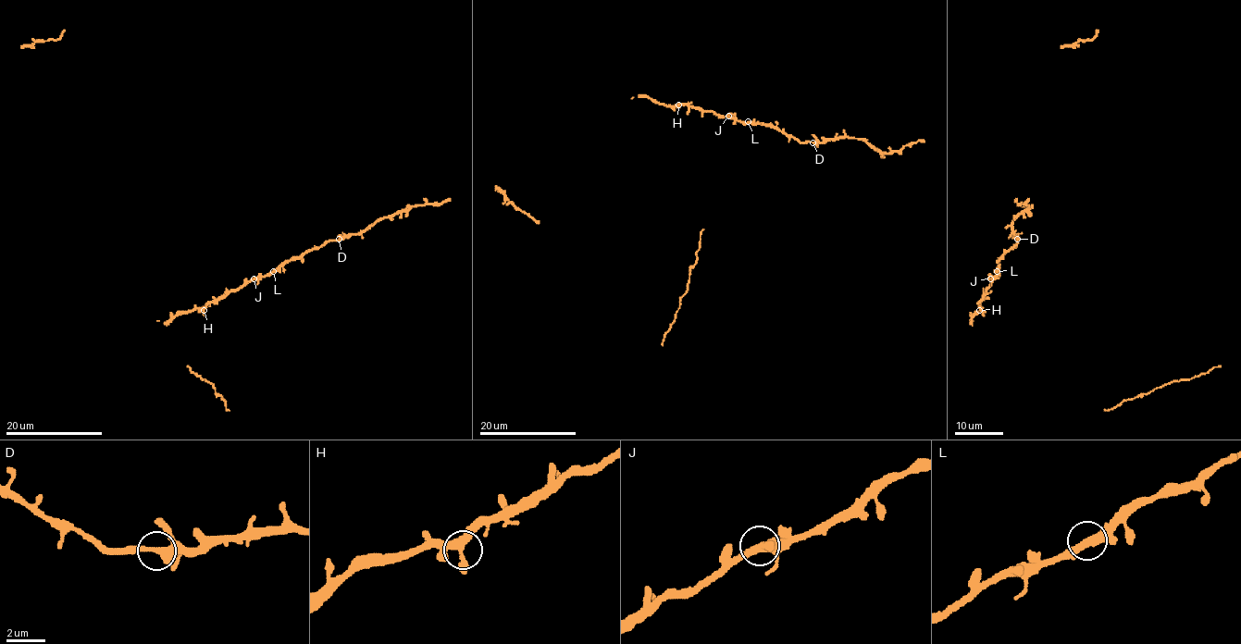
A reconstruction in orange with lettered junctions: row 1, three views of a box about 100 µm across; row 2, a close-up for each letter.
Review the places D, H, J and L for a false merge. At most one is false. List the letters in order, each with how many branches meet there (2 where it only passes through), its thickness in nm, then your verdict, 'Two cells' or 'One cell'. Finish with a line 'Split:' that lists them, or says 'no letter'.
D: Branches: 2. Thickness 420 nm. One cell
H: Branches: 3. Thickness 320 nm. One cell
J: Branches: 2. Thickness 400 nm. One cell
L: Branches: 2. Thickness 400 nm. One cell
Split: no letter

